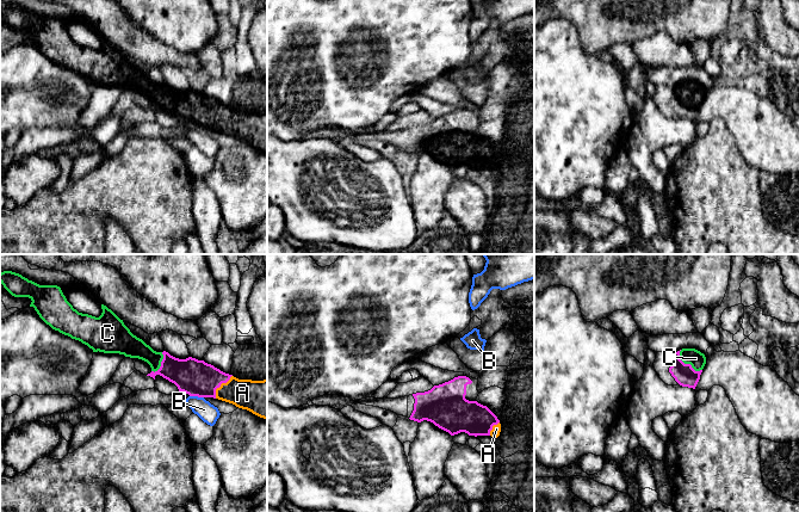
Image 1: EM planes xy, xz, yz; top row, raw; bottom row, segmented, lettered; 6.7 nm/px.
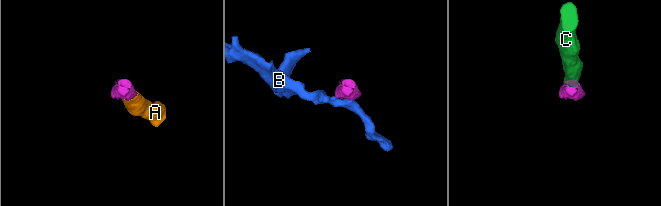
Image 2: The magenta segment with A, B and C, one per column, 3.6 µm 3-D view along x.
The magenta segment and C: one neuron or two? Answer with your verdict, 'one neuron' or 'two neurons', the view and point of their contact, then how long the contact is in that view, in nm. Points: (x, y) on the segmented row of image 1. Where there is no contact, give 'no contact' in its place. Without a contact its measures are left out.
one neuron | yz (687, 364) | 200 nm

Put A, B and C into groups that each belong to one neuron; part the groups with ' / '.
A C / B

